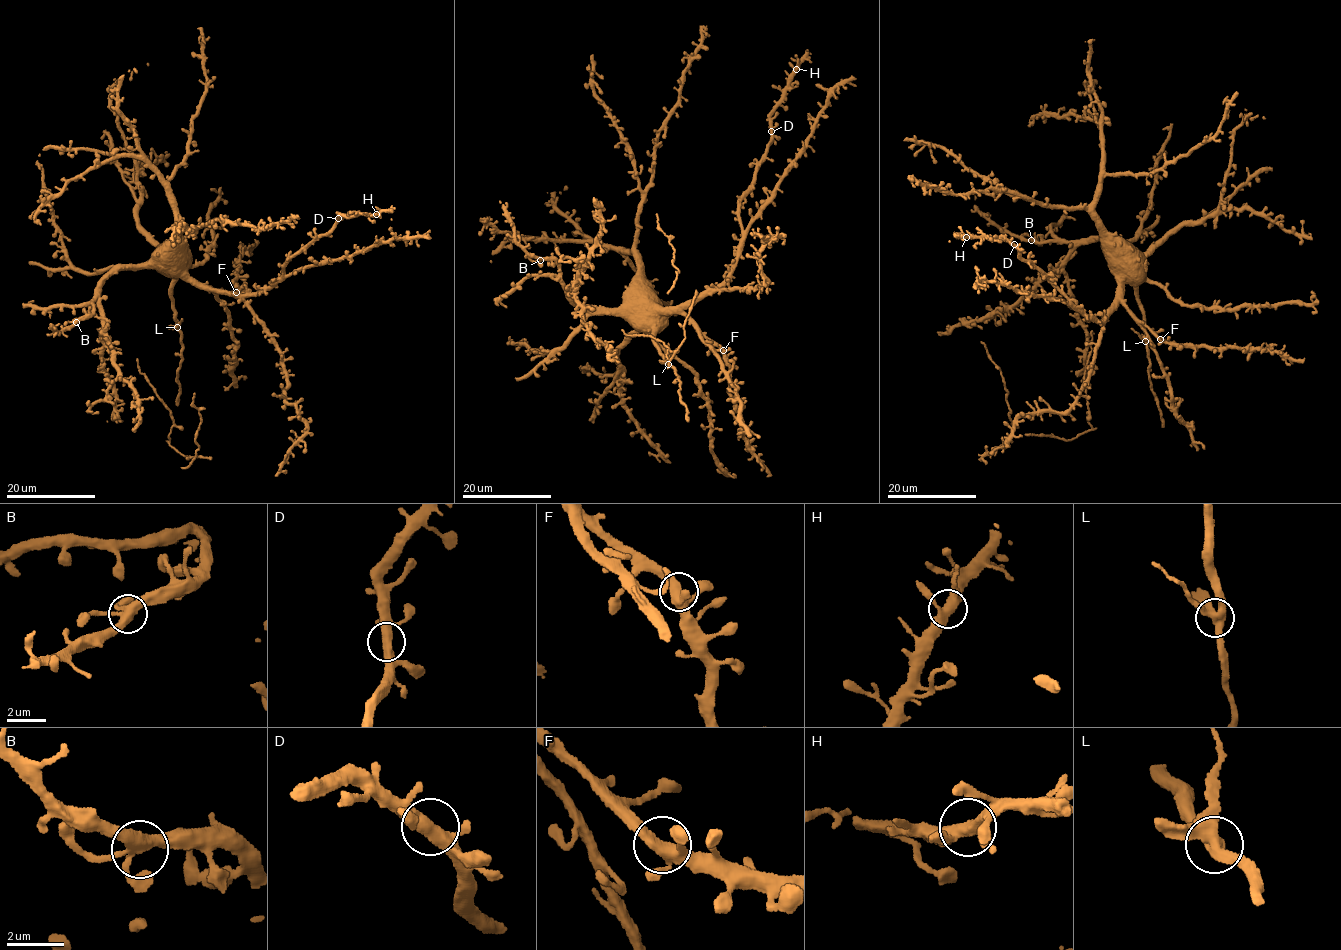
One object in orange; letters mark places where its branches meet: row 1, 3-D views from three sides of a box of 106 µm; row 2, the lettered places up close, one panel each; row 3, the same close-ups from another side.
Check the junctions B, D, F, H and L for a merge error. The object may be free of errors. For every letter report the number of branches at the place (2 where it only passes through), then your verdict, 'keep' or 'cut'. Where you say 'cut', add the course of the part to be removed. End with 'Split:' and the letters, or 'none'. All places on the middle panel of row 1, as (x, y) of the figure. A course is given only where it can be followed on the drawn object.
B: branches 4; keep
D: branches 4; keep
F: branches 4; keep
H: branches 4; keep
L: branches 4; cut; course (669, 364), (668, 343)
Split: L

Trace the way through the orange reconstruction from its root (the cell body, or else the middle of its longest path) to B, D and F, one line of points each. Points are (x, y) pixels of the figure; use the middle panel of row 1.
B: (573, 301), (561, 280), (560, 264), (553, 259), (540, 260)
D: (573, 301), (598, 311), (671, 308), (721, 288), (742, 237), (739, 204), (771, 131)
F: (573, 301), (598, 311), (632, 309), (684, 314), (723, 350)

